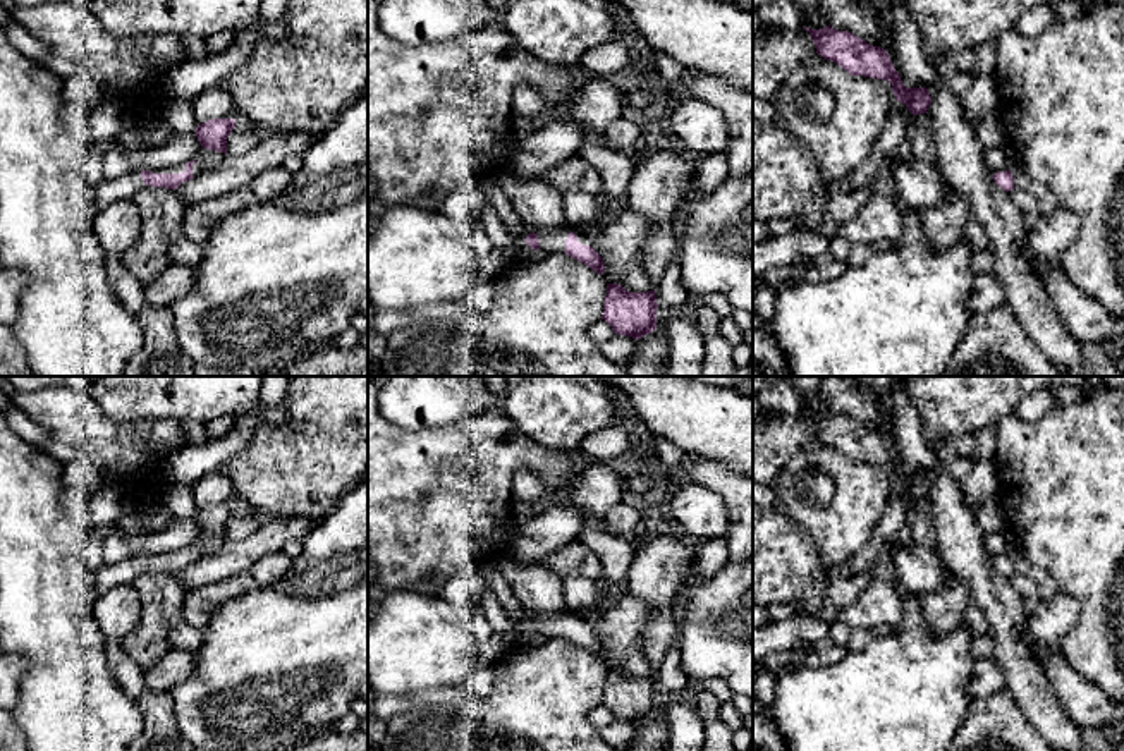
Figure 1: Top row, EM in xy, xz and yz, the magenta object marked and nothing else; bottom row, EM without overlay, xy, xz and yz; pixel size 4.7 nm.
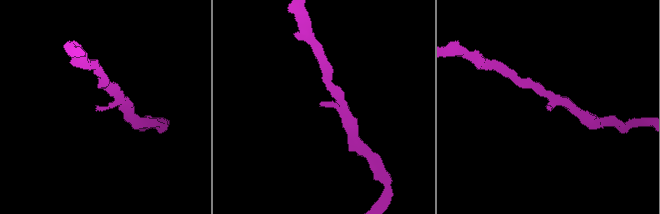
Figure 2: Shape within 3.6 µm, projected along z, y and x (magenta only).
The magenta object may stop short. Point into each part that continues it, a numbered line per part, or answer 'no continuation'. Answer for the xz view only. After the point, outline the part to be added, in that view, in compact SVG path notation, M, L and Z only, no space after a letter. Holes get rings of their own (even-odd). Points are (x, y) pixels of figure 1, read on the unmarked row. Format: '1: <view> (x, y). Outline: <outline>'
1: xz (550, 624). Outline: M564 612L564 614L538 614L538 615L535 615L535 619L538 620L538 626L540 626L540 636L545 636L547 639L564 638L565 624L567 624L569 617L576 619L579 629L593 632L591 626L586 620L583 620L581 617L577 617L571 612Z

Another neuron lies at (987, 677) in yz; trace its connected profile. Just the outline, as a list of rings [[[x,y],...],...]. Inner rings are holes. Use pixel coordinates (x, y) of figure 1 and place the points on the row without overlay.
[[[993,656],[974,662],[973,675],[968,684],[968,696],[971,699],[990,696],[1004,687],[1005,681]]]

